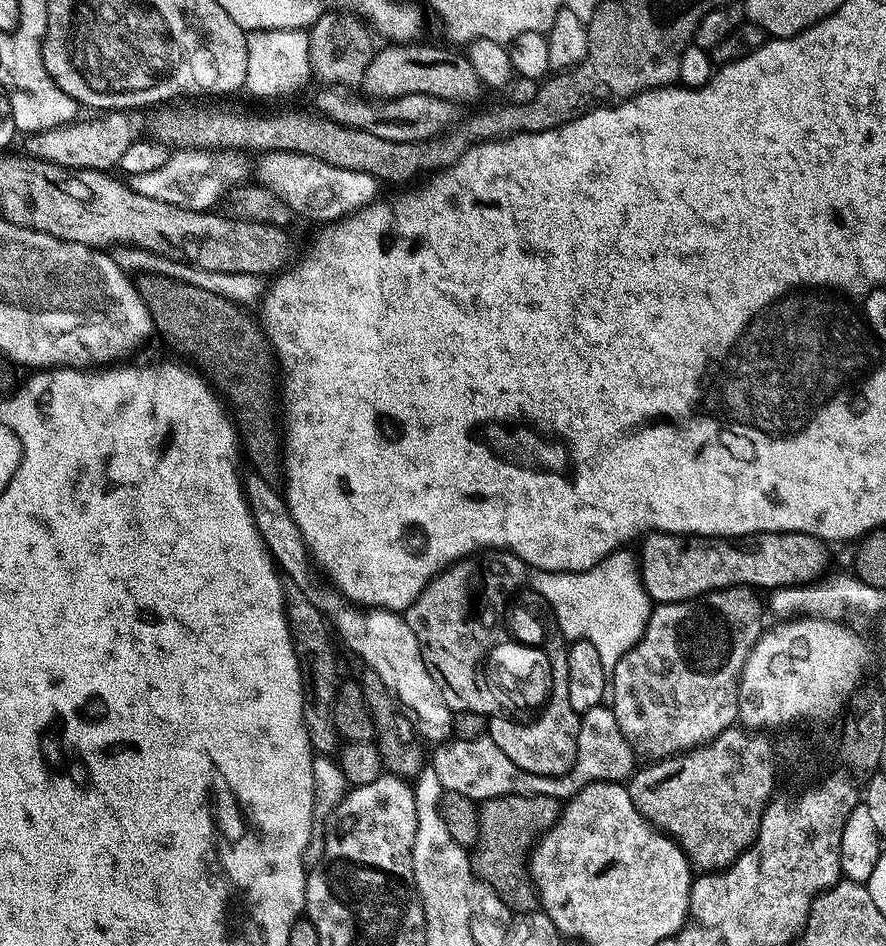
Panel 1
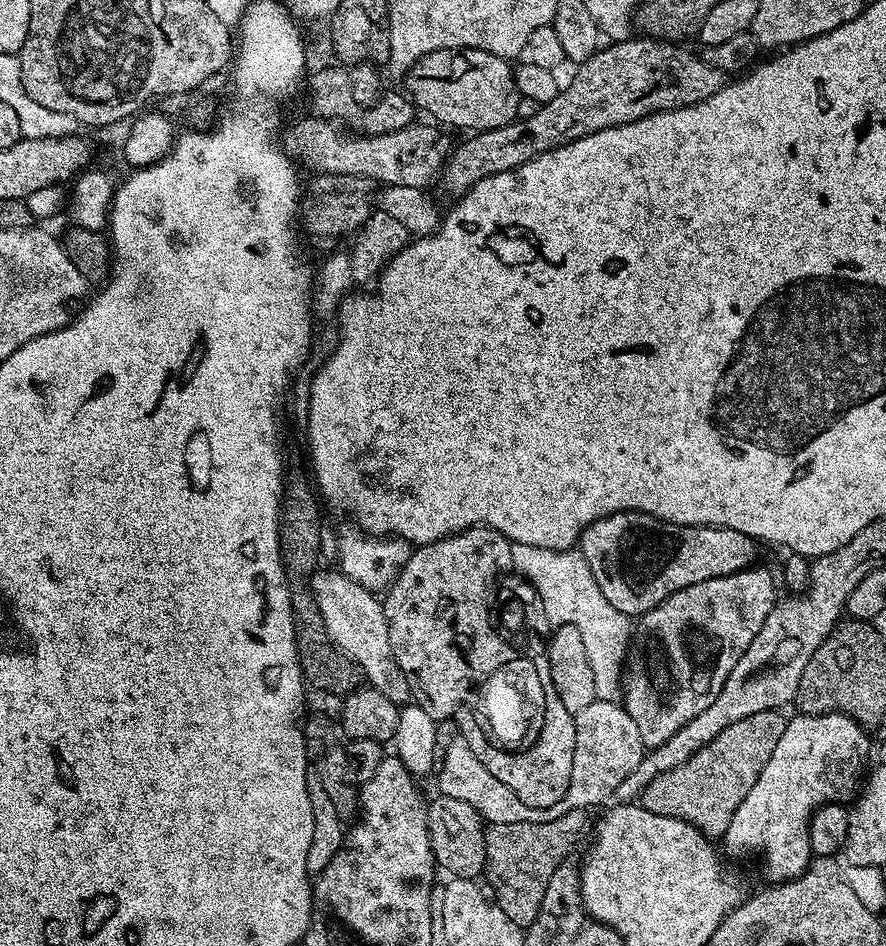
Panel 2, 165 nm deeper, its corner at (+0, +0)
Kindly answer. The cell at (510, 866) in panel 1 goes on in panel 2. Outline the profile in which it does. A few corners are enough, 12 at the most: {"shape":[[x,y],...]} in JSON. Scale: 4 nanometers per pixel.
{"shape":[[550,822],[489,823],[483,879],[521,930],[584,830]]}

